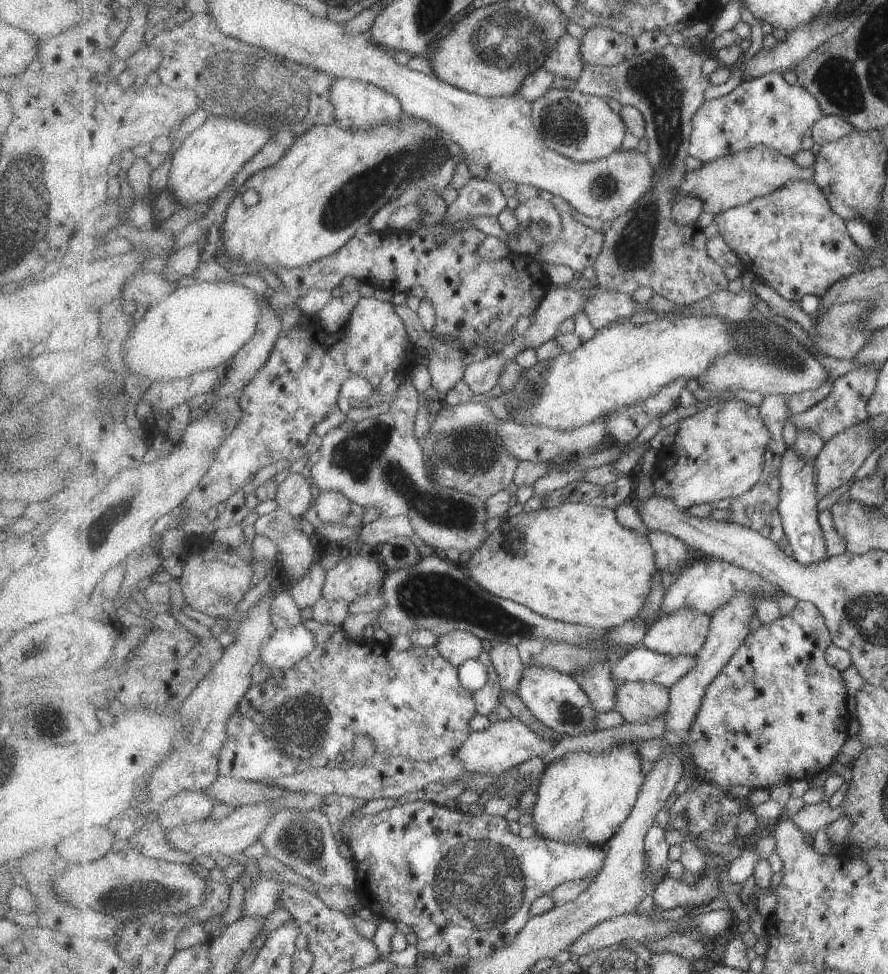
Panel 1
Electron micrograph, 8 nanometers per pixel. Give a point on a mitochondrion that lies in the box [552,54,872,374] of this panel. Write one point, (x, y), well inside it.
(632, 250)

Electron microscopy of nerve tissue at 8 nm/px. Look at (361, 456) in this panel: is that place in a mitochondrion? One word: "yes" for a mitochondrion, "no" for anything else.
yes

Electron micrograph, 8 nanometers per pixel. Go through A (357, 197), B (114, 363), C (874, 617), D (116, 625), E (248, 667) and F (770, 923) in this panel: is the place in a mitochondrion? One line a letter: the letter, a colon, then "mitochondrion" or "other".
A: mitochondrion
B: other
C: mitochondrion
D: other
E: other
F: other

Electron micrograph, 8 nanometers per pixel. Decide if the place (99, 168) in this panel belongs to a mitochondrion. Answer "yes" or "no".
no

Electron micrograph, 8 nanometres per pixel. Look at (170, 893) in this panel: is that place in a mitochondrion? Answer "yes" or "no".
yes

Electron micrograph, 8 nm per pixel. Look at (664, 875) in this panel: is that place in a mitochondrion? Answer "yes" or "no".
no

